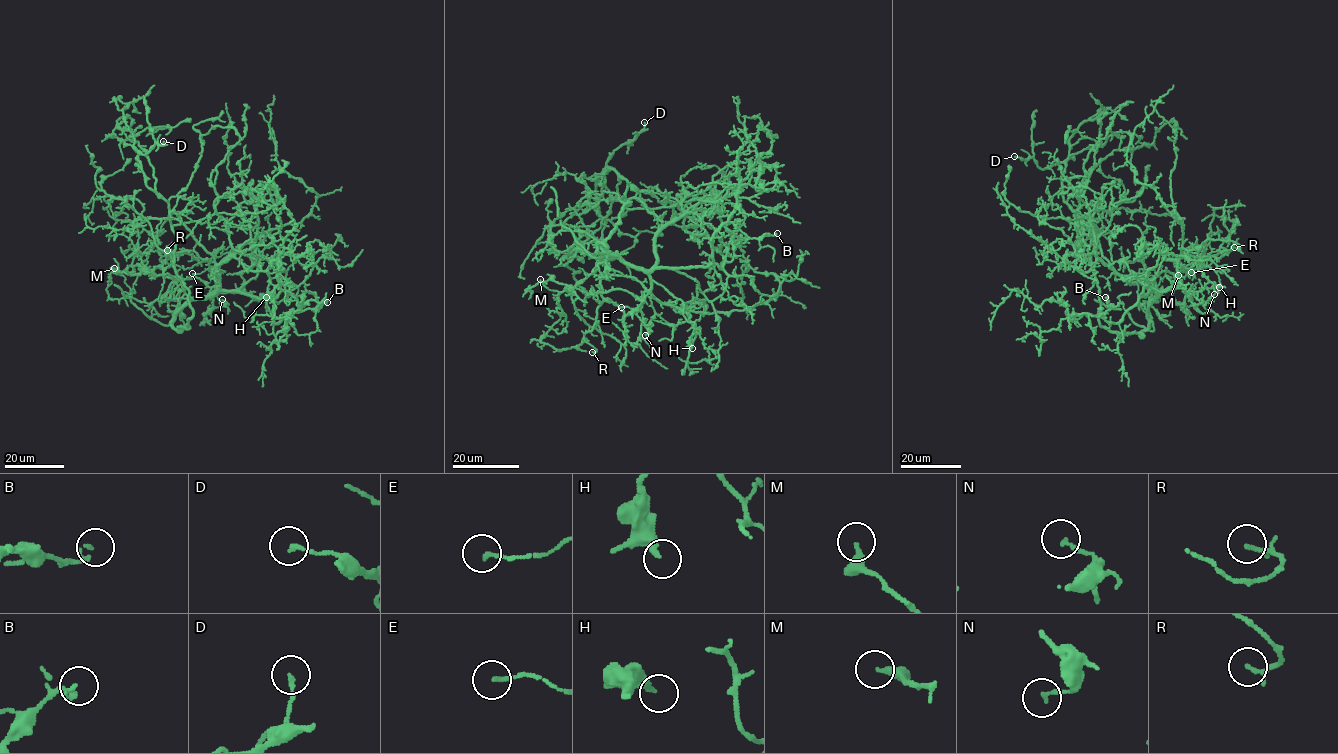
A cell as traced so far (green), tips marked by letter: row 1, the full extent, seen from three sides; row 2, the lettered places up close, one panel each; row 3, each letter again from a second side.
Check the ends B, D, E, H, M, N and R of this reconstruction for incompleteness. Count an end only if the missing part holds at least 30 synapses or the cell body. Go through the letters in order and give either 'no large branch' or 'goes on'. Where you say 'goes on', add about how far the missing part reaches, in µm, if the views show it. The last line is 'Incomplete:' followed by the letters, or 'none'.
B: no large branch
D: no large branch
E: no large branch
H: no large branch
M: no large branch
N: no large branch
R: no large branch
Incomplete: none

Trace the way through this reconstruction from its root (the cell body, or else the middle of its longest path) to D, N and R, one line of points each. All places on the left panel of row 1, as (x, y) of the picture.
D: (219, 287), (214, 257), (180, 221), (170, 220), (167, 202), (146, 185), (135, 149), (146, 154), (163, 141)
N: (219, 287), (216, 292), (218, 289), (215, 287), (213, 307), (225, 303), (222, 299)
R: (219, 287), (215, 292), (215, 262), (192, 251), (169, 252), (168, 258), (158, 248), (169, 254), (167, 250)

